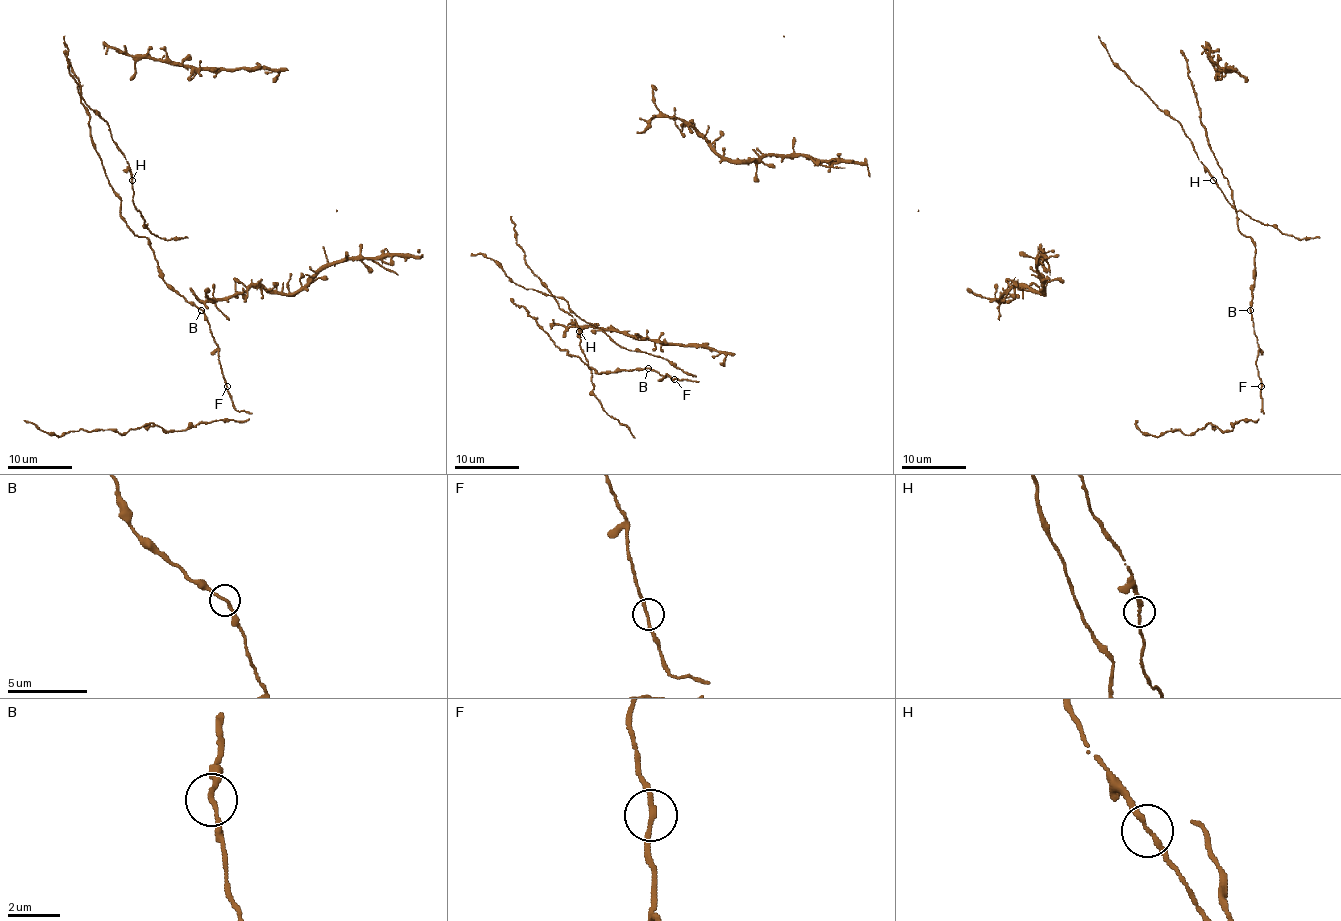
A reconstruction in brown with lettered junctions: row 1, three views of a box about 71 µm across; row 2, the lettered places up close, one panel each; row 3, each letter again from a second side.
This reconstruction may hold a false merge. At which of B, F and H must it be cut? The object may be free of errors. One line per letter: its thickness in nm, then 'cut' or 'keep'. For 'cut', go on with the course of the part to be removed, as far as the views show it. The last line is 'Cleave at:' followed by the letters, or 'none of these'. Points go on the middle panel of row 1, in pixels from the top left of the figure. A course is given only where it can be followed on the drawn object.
B: 170 nm thick; keep
F: 180 nm thick; keep
H: 190 nm thick; keep
Cleave at: none of these

